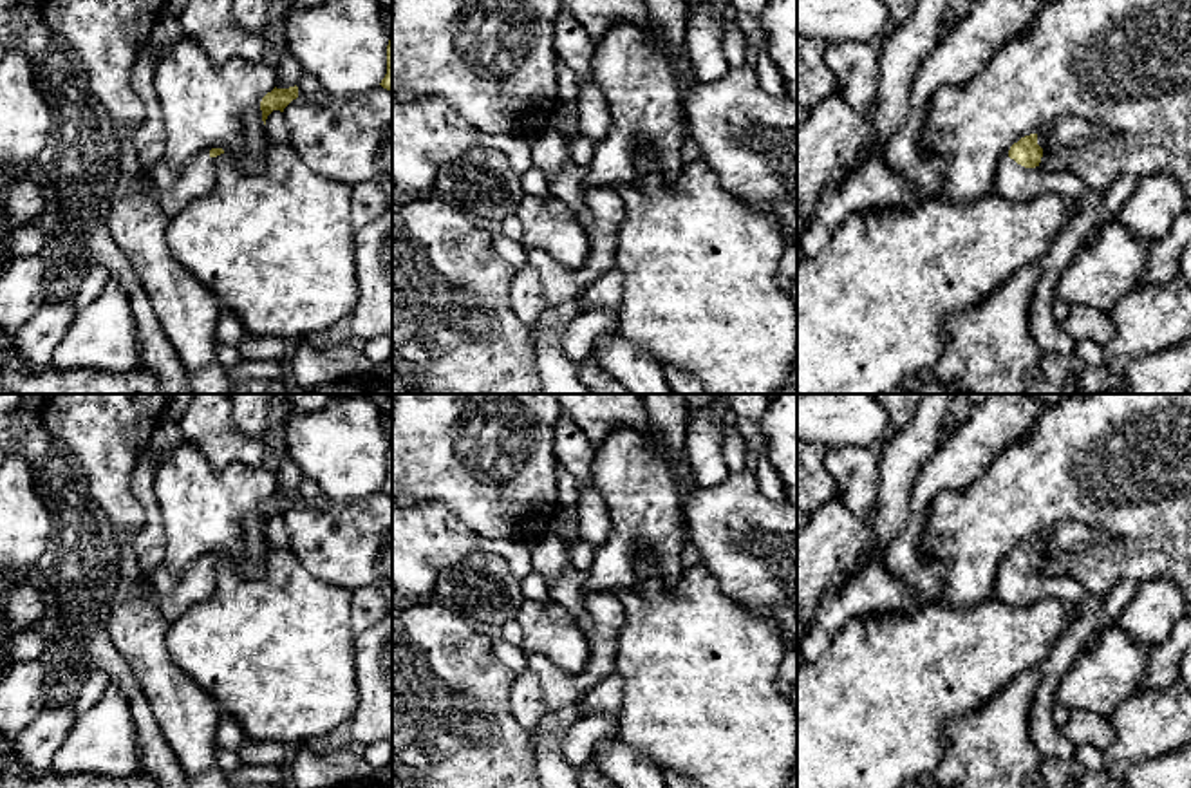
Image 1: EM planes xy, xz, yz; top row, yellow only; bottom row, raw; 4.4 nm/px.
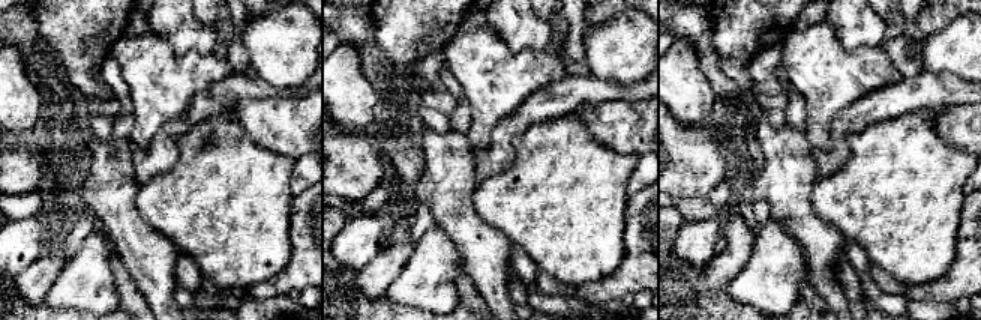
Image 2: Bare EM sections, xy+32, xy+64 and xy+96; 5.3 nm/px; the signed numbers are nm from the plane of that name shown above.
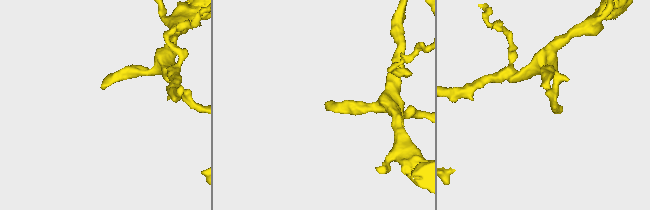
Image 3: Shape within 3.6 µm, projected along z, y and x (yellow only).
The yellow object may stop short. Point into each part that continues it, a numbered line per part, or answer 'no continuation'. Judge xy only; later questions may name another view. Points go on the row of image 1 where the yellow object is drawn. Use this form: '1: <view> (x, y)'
no continuation

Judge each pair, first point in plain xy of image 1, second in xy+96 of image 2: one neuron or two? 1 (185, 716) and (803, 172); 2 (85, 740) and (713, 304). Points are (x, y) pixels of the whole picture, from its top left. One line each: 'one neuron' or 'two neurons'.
1: one neuron
2: two neurons

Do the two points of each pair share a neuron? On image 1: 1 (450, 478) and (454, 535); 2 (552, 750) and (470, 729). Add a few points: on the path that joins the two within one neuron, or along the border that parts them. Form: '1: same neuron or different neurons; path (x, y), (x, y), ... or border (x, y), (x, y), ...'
1: different neurons; border (411, 505), (441, 503), (476, 535)
2: different neurons; border (534, 747), (534, 765), (537, 769)

